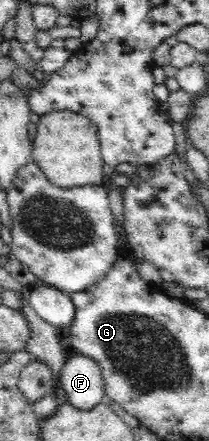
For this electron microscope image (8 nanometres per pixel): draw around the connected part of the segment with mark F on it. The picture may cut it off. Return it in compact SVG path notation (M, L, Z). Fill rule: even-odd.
M88 355L70 356L59 372L57 388L63 401L80 410L92 410L106 399L103 374Z

